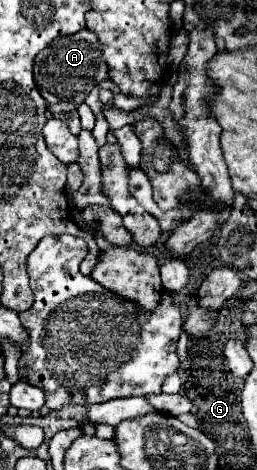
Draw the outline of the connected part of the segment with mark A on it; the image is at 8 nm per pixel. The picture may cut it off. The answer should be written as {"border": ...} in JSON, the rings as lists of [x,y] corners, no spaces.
{"border":[[[86,28],[72,36],[56,38],[34,62],[34,82],[48,104],[58,104],[62,100],[82,104],[88,92],[104,80],[108,80],[108,68],[106,60],[102,60],[102,44],[98,44],[98,36]]]}

